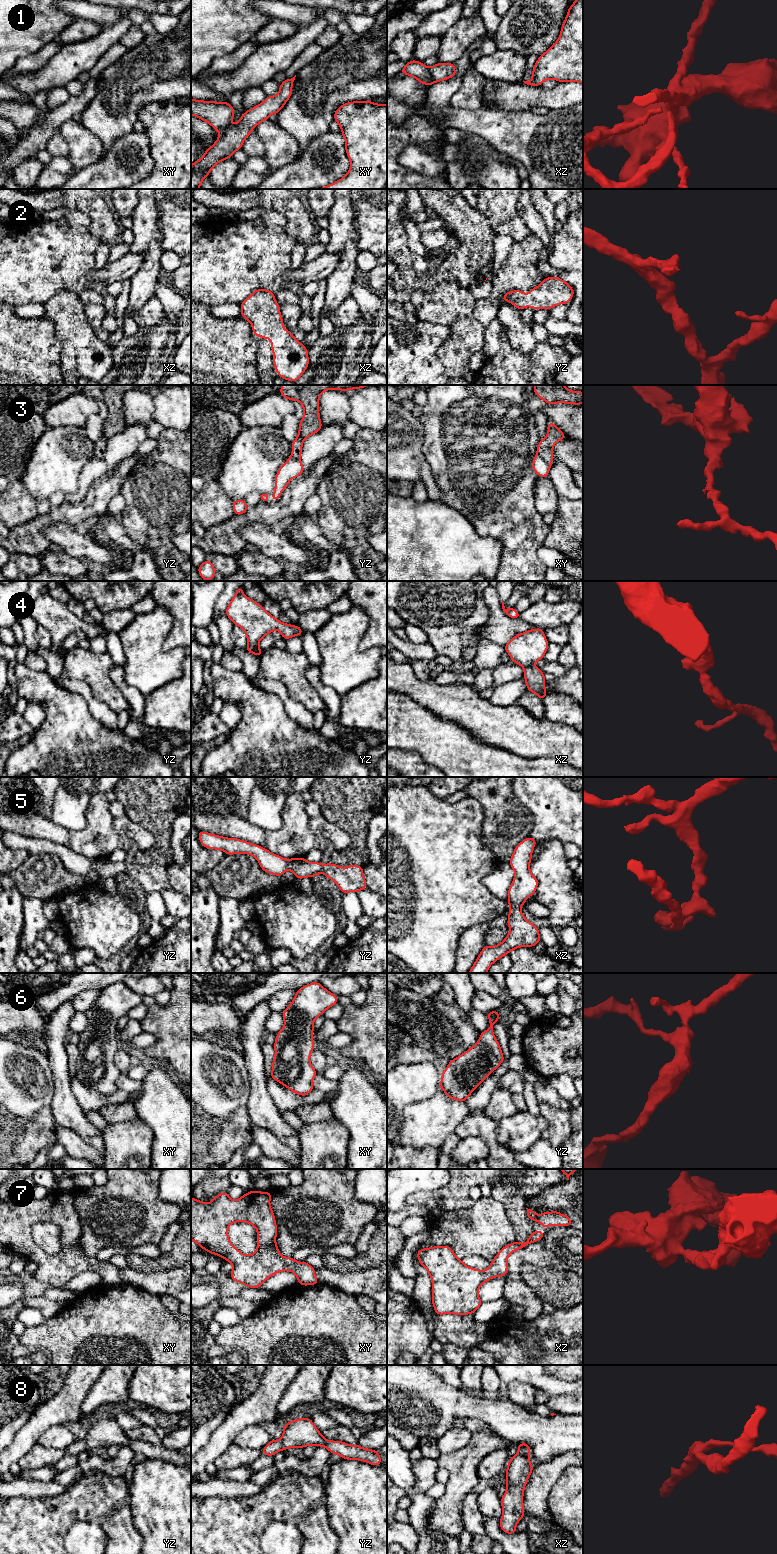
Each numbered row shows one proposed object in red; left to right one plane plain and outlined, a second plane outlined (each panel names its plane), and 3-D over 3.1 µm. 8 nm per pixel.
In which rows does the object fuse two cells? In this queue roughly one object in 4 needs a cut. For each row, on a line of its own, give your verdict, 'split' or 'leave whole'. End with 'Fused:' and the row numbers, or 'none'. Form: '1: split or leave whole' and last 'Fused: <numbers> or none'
1: leave whole
2: leave whole
3: split
4: leave whole
5: leave whole
6: leave whole
7: leave whole
8: leave whole
Fused: 3

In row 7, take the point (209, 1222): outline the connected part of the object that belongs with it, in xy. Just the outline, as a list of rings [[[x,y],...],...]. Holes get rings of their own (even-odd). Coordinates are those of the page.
[[[252,1190],[237,1200],[232,1200],[228,1192],[221,1192],[212,1198],[211,1203],[191,1198],[191,1240],[208,1253],[218,1255],[233,1265],[230,1277],[249,1288],[259,1288],[269,1277],[281,1272],[292,1271],[303,1286],[317,1285],[315,1269],[305,1262],[283,1257],[276,1244],[277,1225],[270,1206],[272,1192]],[[234,1222],[246,1222],[257,1229],[257,1250],[251,1255],[243,1254],[229,1240],[228,1227]]]

